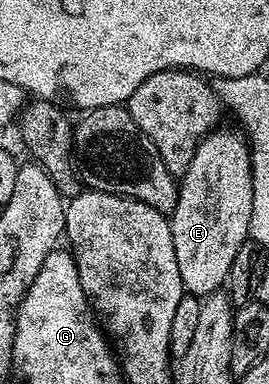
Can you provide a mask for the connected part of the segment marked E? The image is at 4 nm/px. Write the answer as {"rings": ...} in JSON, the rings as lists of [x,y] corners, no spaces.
{"rings":[[[222,126],[198,143],[188,170],[180,177],[178,201],[168,216],[182,287],[189,295],[203,298],[225,285],[236,250],[250,235],[251,218],[250,146],[241,131],[229,132]]]}

